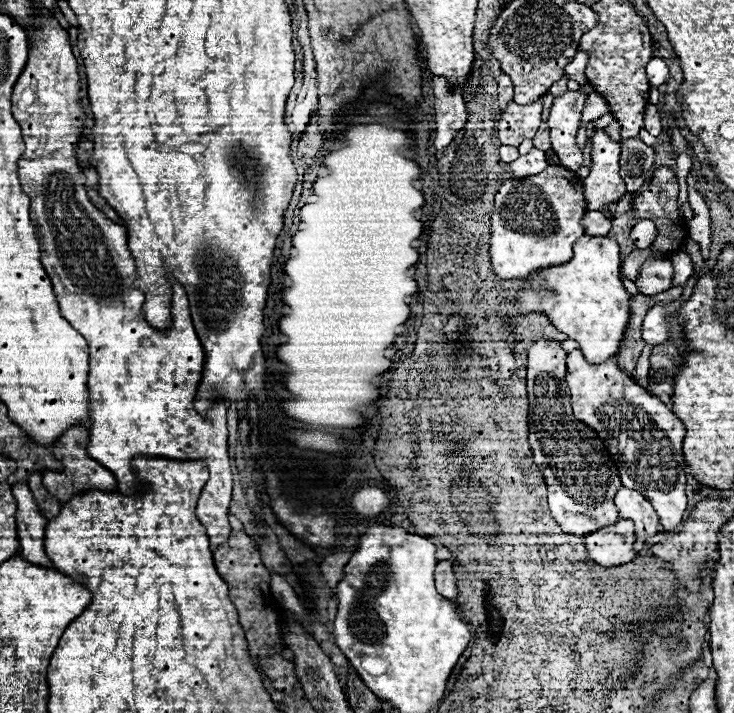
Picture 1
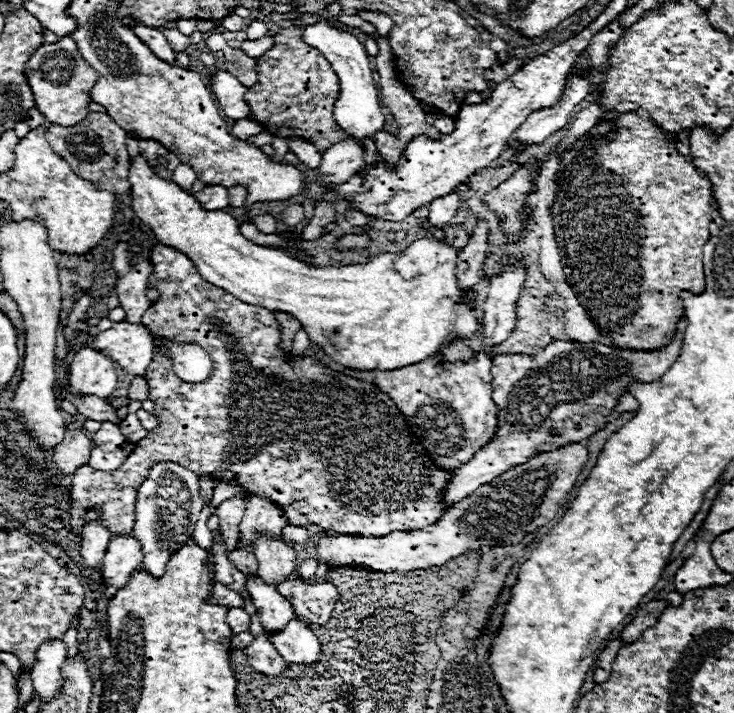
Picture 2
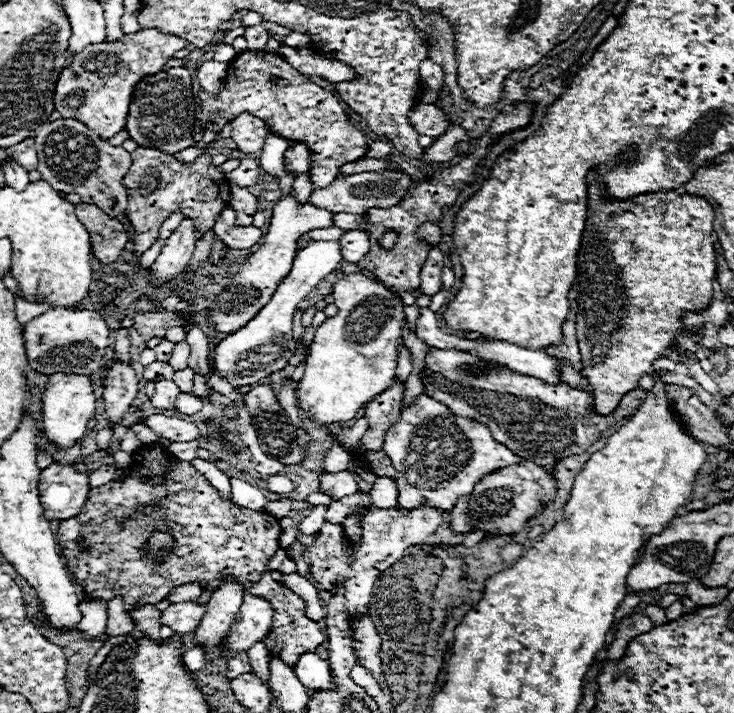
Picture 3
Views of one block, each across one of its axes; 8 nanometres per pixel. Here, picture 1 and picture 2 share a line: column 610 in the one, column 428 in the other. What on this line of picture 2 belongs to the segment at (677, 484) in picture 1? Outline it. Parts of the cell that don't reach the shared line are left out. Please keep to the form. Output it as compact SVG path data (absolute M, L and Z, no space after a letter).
M482 350L476 354L474 362L466 362L466 364L462 362L452 364L452 362L440 362L434 358L428 358L424 366L404 366L404 368L390 370L390 372L376 372L374 384L378 386L378 390L388 394L392 402L396 402L408 426L412 428L412 432L420 436L420 444L424 446L424 450L432 456L432 460L436 460L436 466L444 470L456 470L468 460L472 460L472 456L484 444L488 444L496 434L498 406L492 400L492 374L490 374L492 360L490 356L492 356L490 350Z

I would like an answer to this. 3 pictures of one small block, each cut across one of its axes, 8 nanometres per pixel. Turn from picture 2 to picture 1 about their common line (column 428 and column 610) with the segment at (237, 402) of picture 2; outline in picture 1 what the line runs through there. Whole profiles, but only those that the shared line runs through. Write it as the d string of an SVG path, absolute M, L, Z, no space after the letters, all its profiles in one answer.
M538 340L528 352L530 448L534 452L534 462L544 472L544 478L548 484L548 504L554 520L562 526L564 532L570 532L572 536L586 536L588 532L596 532L596 528L616 524L618 510L614 506L612 496L616 494L616 488L620 488L622 484L616 472L616 464L604 448L604 442L596 436L596 432L592 432L592 428L574 420L564 376L566 376L566 352L562 350L560 342Z

